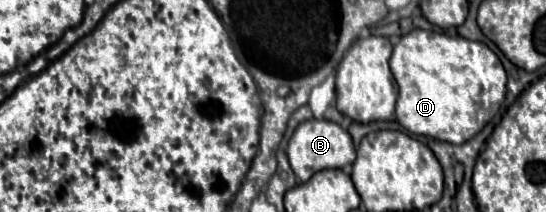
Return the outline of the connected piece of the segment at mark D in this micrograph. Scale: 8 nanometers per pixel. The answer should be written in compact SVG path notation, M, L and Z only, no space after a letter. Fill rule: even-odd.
M411 30L395 44L391 72L399 84L395 120L417 136L463 144L479 134L499 112L507 94L507 74L483 44L435 30Z

